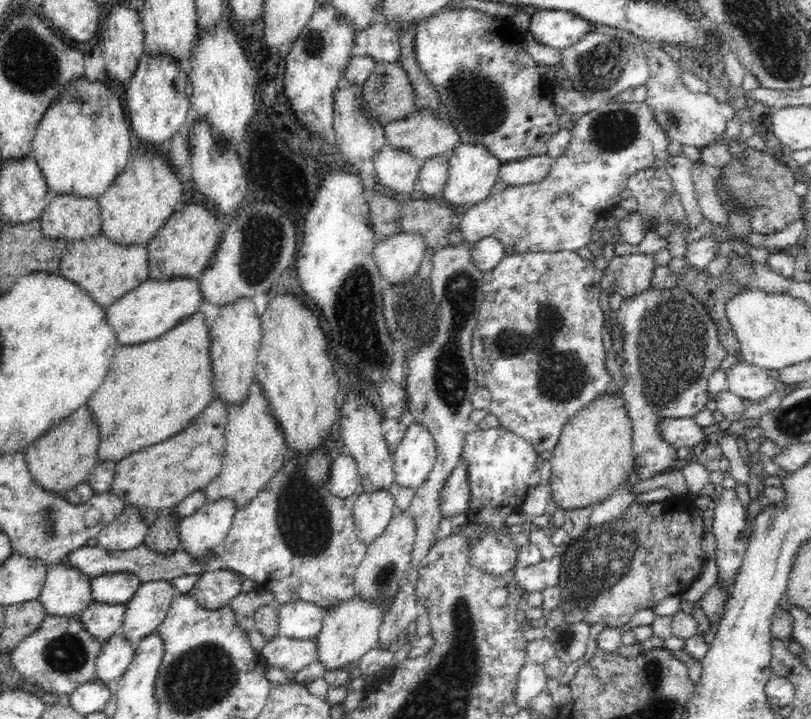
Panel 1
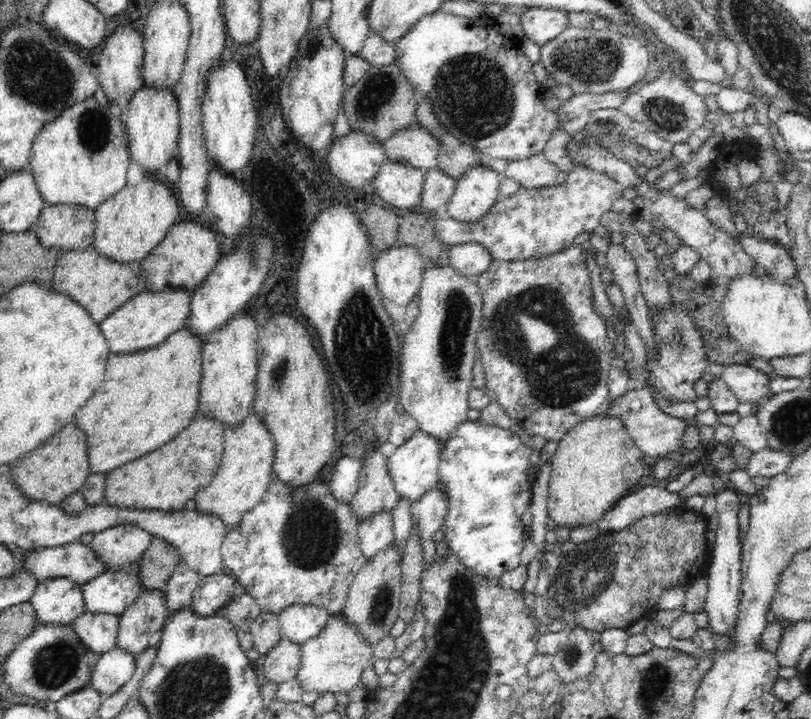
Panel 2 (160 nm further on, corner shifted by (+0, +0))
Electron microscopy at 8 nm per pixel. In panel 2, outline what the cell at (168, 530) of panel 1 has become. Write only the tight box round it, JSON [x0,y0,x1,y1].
[136,537,179,590]

